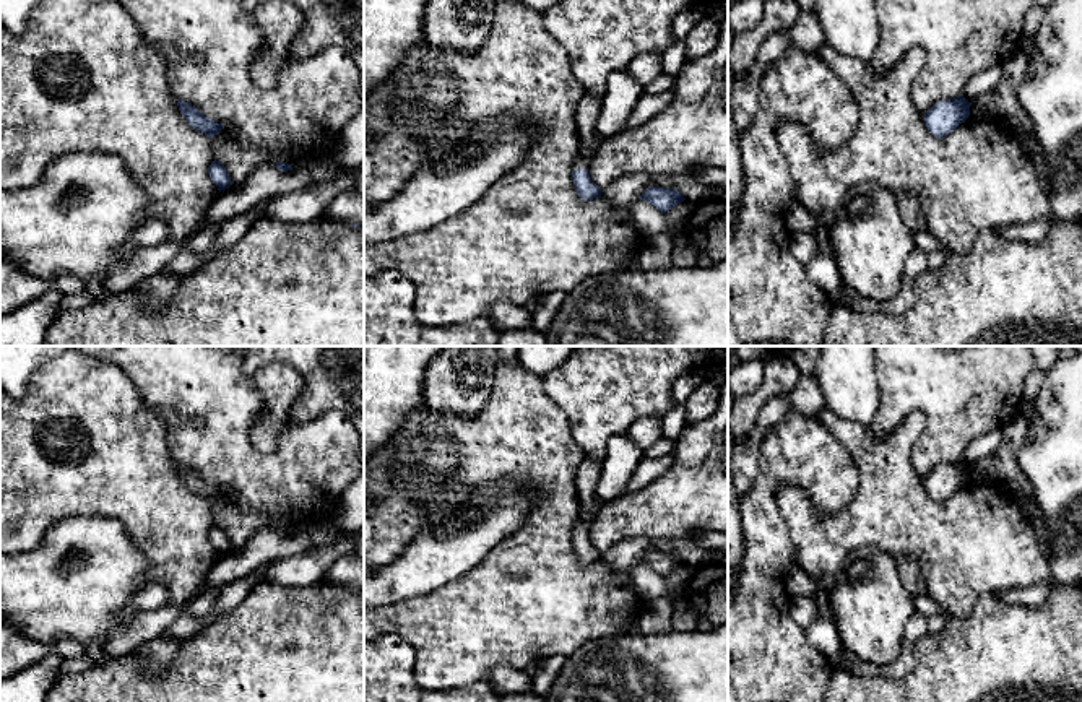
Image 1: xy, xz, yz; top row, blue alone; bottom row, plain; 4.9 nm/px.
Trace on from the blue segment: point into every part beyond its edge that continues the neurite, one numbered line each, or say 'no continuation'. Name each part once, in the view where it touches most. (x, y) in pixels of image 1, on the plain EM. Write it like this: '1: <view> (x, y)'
1: xz (588, 473)

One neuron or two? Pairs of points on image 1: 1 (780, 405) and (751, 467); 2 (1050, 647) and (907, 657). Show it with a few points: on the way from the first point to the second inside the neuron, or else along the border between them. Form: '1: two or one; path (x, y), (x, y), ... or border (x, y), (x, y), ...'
1: one; path (767, 420), (751, 442), (751, 452)
2: two; border (915, 644), (908, 671), (879, 675)

